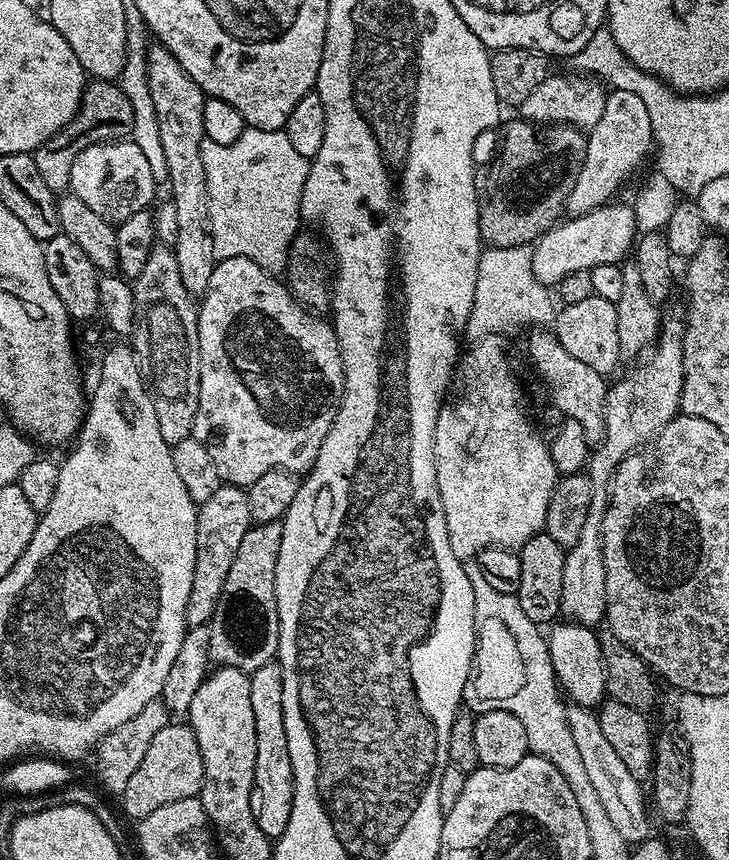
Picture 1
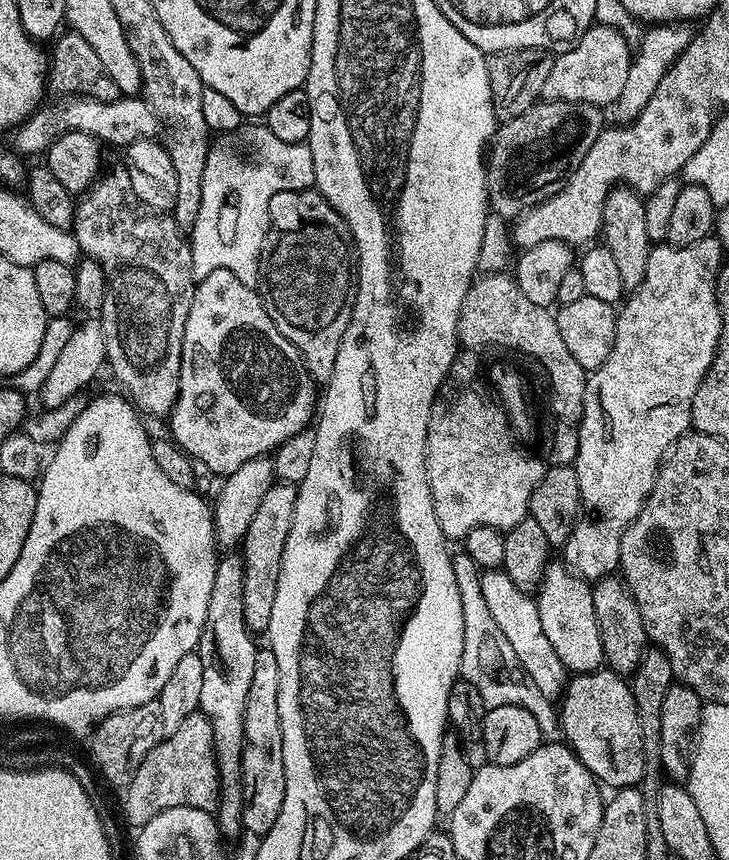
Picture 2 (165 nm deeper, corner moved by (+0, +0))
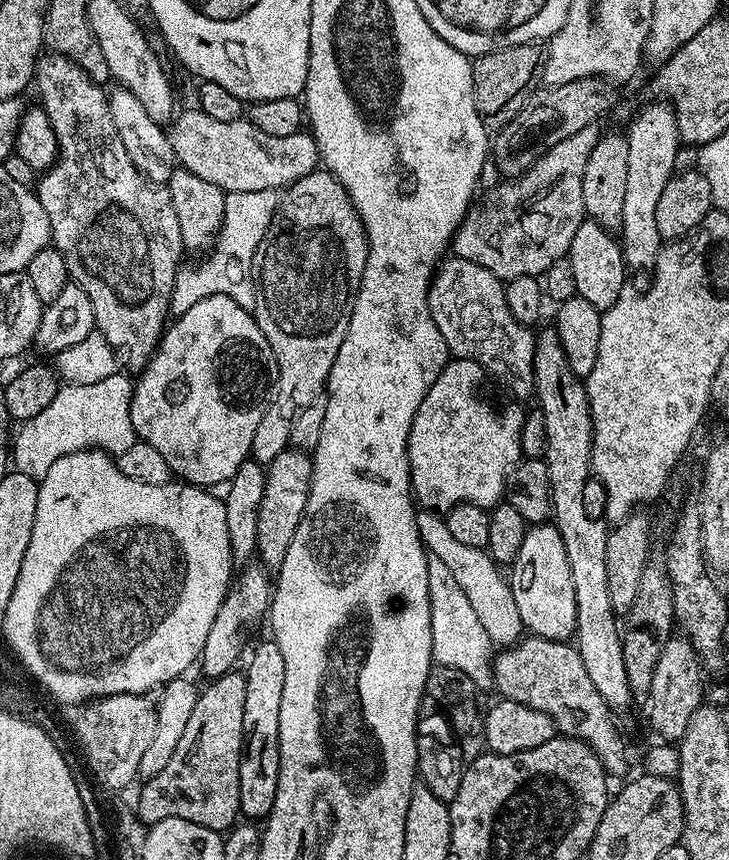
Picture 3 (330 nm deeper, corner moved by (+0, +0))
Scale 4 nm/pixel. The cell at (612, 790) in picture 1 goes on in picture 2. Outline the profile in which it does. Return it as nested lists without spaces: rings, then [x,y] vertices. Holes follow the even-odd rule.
[[[484,570],[480,572],[482,598],[486,598],[486,607],[494,614],[494,622],[502,629],[502,634],[514,646],[514,654],[518,654],[518,662],[528,675],[532,685],[546,699],[556,702],[564,695],[564,689],[570,679],[570,673],[564,667],[562,658],[550,646],[550,638],[546,638],[546,630],[542,630],[542,618],[538,618],[538,606],[529,593],[518,590],[514,582],[502,570]]]

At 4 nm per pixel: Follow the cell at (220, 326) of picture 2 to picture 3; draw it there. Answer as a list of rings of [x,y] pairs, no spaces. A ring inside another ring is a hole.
[[[214,294],[194,302],[184,312],[175,317],[176,321],[167,325],[166,331],[160,338],[160,345],[156,347],[156,353],[144,367],[144,371],[135,377],[132,390],[132,401],[130,402],[130,422],[134,422],[134,430],[141,441],[154,446],[162,458],[166,460],[167,466],[173,477],[181,481],[195,484],[197,486],[212,486],[208,484],[227,485],[232,475],[242,466],[244,460],[249,459],[254,442],[254,430],[258,430],[258,422],[262,422],[262,414],[266,414],[270,393],[274,388],[274,377],[276,374],[276,359],[272,353],[270,342],[266,342],[266,334],[258,326],[255,315],[249,309],[238,306],[234,298]]]

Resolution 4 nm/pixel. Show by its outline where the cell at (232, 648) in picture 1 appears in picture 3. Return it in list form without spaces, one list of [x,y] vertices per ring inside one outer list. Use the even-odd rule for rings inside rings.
[[[289,446],[266,466],[266,490],[262,493],[262,506],[258,506],[258,542],[255,555],[269,573],[279,573],[282,562],[286,562],[286,550],[294,542],[294,530],[304,517],[312,485],[312,457],[305,449]]]

